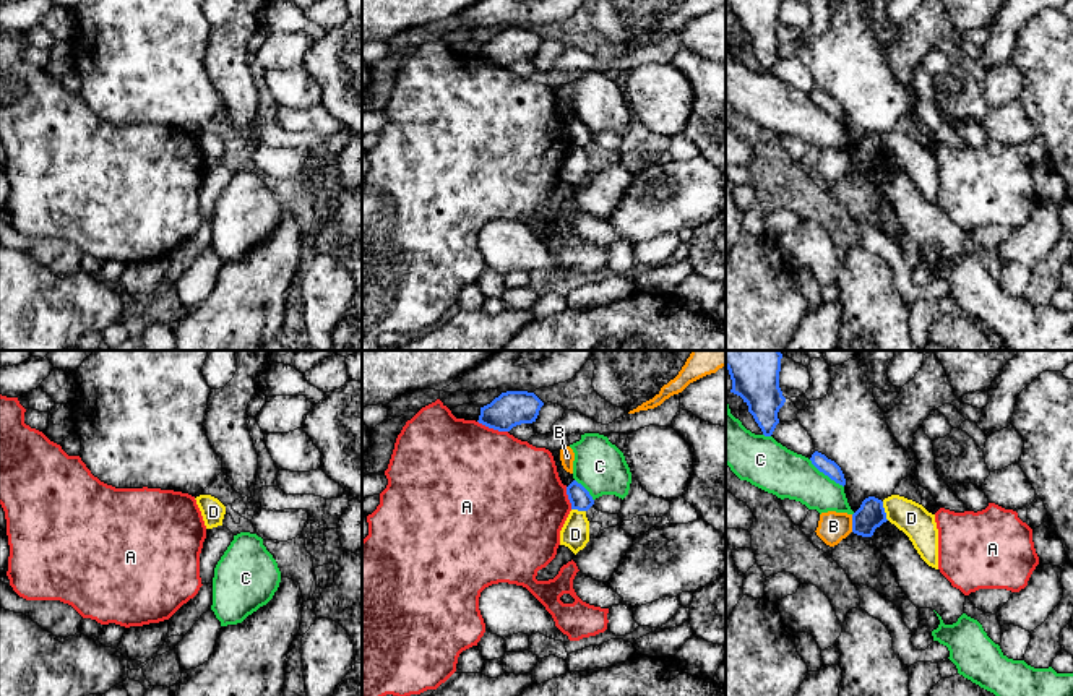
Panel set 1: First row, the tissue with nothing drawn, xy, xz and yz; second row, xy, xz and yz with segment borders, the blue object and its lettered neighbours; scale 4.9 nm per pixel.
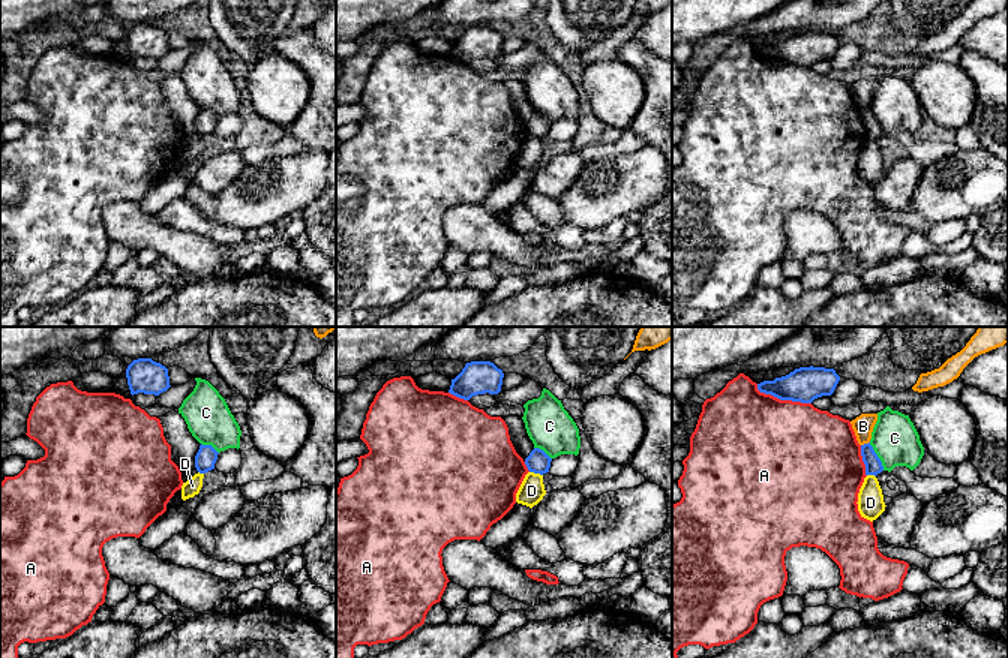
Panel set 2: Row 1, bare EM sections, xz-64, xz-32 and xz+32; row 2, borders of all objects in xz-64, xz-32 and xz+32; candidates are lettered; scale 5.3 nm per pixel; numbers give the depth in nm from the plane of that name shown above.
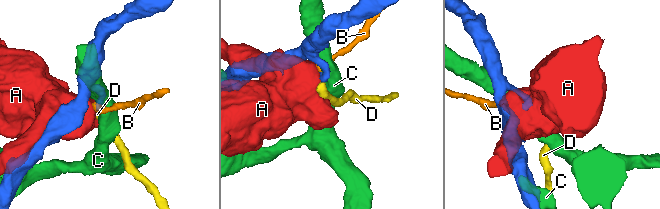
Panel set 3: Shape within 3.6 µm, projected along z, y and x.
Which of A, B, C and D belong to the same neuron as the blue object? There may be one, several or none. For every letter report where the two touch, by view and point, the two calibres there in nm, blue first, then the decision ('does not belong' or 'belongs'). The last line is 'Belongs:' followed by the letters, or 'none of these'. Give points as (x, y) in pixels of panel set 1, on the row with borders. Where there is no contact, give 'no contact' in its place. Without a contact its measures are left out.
A: meets blue in xz at (492, 427); 180 nm thick on the blue side, 480 nm on the other; does not belong
B: meets blue in yz at (853, 523); 140 nm thick on the blue side, 150 nm on the other; does not belong
C: meets blue in yz at (827, 474); 80 nm thick on the blue side, 240 nm on the other; does not belong
D: meets blue in yz at (883, 511); 140 nm thick on the blue side, 160 nm on the other; does not belong
Belongs: none of these

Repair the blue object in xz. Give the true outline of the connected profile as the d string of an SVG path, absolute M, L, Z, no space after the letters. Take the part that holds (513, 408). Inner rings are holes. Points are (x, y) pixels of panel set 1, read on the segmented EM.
M506 391L480 407L477 422L498 432L510 432L516 425L536 422L542 406L534 393Z

